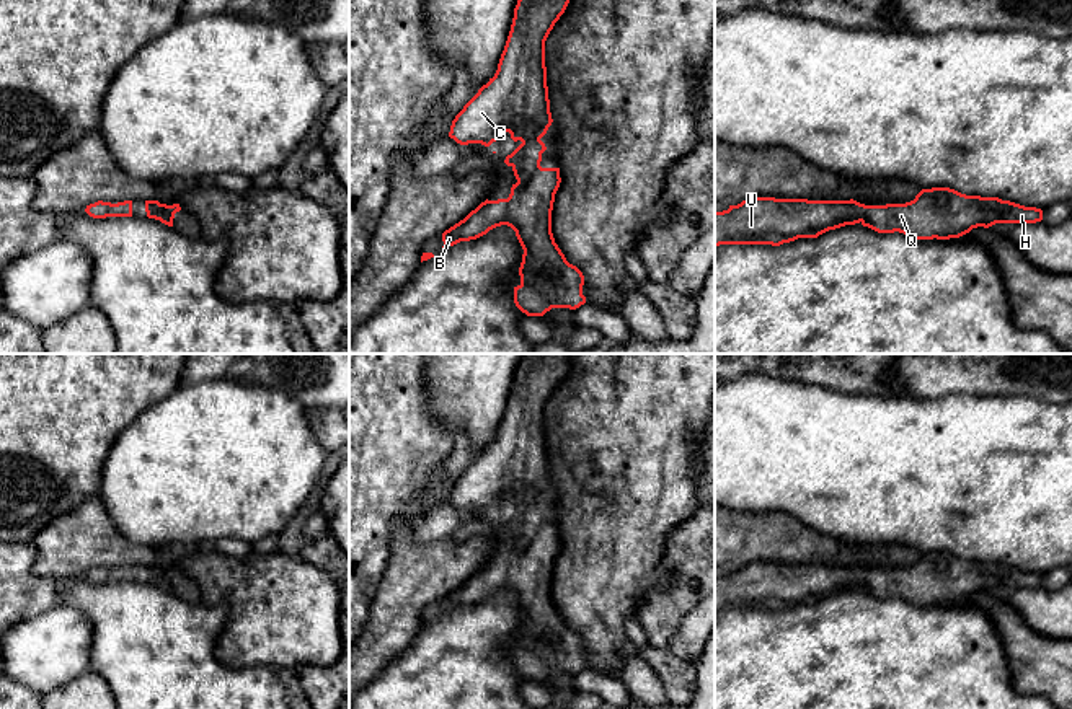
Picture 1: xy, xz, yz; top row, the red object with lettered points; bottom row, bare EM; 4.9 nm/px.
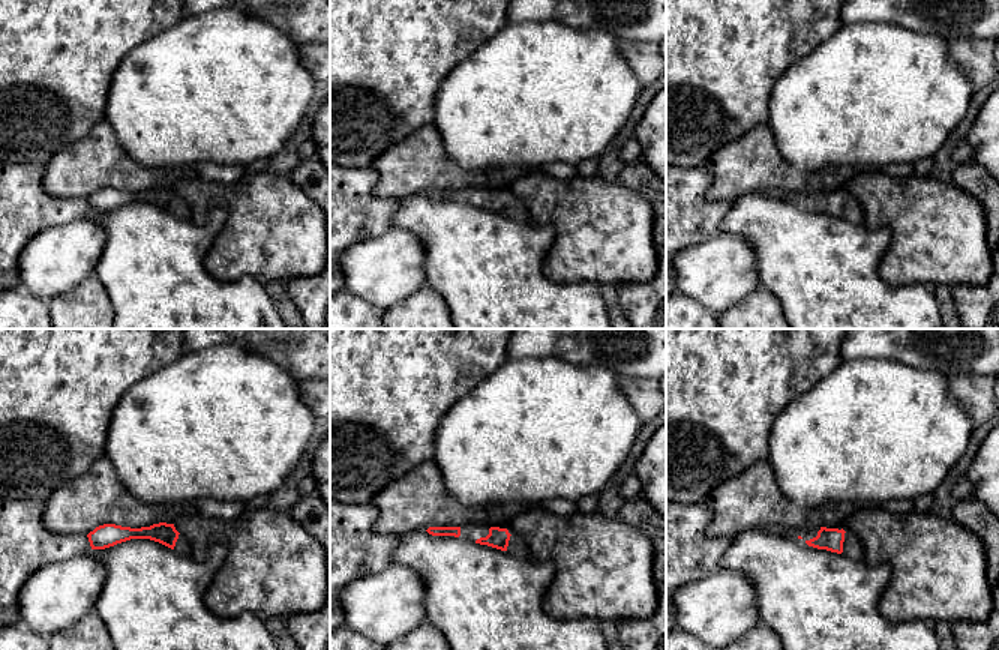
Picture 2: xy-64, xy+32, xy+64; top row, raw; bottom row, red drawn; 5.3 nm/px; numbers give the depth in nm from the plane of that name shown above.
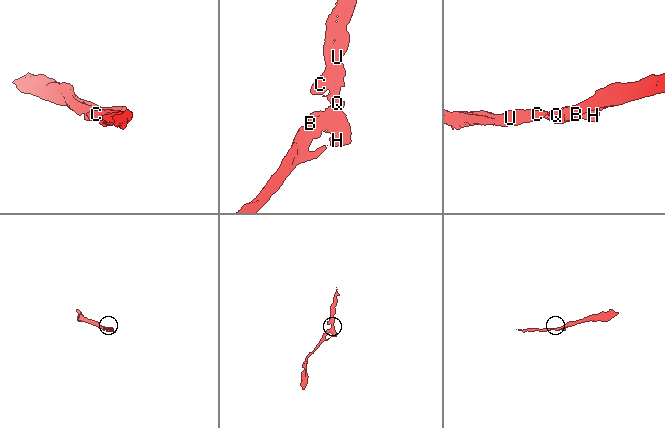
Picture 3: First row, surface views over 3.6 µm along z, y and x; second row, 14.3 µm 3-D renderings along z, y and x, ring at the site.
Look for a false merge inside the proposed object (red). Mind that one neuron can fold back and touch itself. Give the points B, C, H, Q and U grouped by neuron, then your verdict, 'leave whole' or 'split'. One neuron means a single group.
B C H Q U | leave whole

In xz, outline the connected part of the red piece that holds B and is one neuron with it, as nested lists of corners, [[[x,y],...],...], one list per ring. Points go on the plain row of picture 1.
[[[522,354],[494,442],[455,481],[449,497],[449,502],[460,510],[489,512],[504,497],[509,497],[514,507],[522,507],[504,525],[517,544],[509,562],[486,564],[463,585],[445,595],[442,614],[460,606],[476,605],[496,592],[511,592],[524,614],[519,632],[520,649],[514,652],[514,668],[527,681],[543,681],[552,673],[576,675],[586,668],[584,641],[566,626],[552,598],[552,575],[561,548],[560,533],[540,531],[542,518],[547,515],[540,504],[553,487],[547,451],[545,406],[565,378],[569,360],[571,354]]]

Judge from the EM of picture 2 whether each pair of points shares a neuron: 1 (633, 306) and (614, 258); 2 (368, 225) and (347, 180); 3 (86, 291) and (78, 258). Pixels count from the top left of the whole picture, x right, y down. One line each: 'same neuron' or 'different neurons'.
1: different neurons
2: same neuron
3: different neurons

